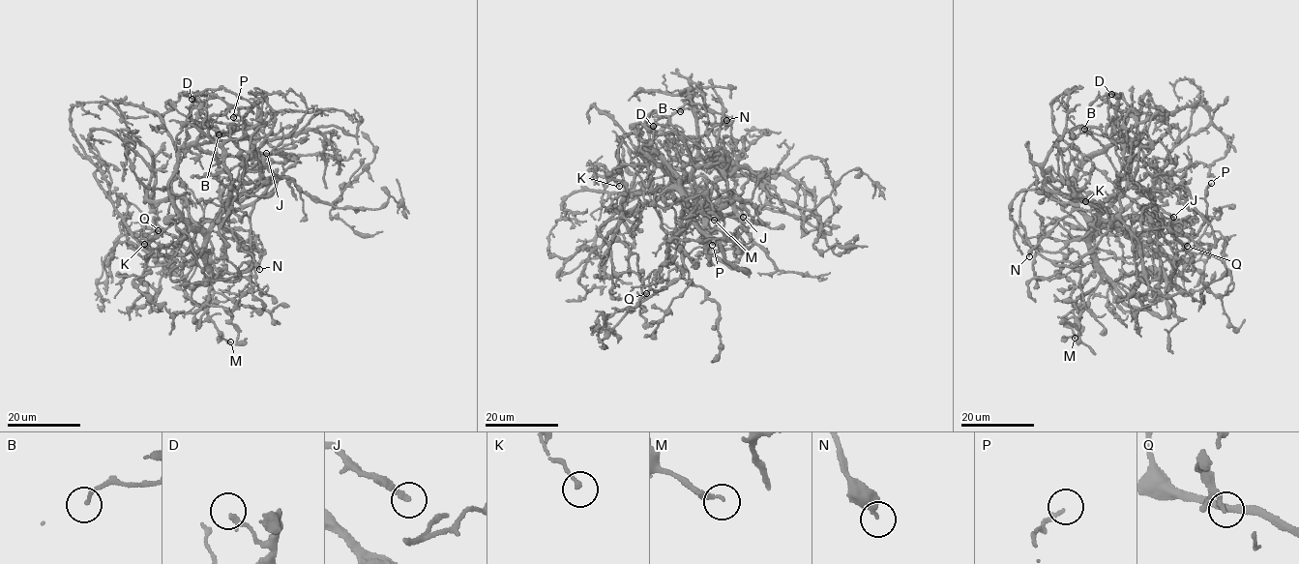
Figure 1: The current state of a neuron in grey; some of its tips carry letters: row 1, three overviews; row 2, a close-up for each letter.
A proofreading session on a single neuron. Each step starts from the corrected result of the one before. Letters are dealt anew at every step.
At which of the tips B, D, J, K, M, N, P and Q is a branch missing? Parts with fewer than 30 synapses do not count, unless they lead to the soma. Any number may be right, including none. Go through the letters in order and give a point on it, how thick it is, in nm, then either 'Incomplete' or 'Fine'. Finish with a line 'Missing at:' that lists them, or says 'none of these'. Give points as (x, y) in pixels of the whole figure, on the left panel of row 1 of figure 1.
B: Place: (219, 134). Thickness 140 nm. Fine
D: Place: (191, 99). Thickness 220 nm. Fine
J: Place: (266, 153). Thickness 160 nm. Fine
K: Place: (144, 244). Thickness 150 nm. Fine
M: Place: (230, 341). Thickness 200 nm. Fine
N: Place: (259, 269). Thickness 360 nm. Fine
P: Place: (233, 117). Thickness 160 nm. Fine
Q: Place: (158, 230). Thickness 130 nm. Fine
Missing at: none of these

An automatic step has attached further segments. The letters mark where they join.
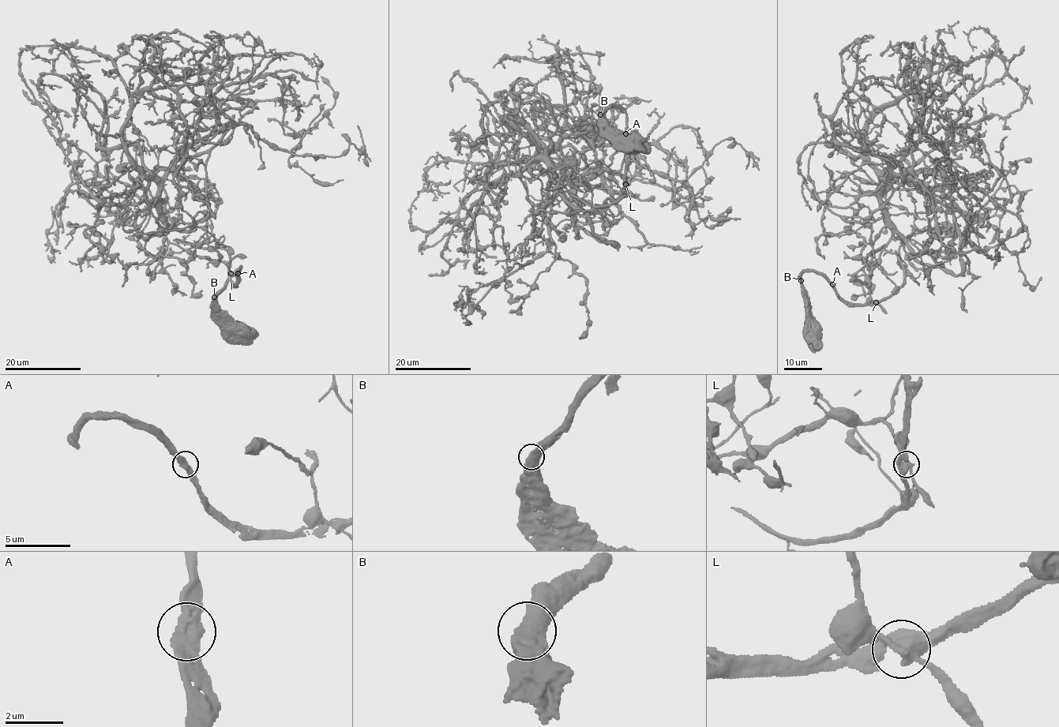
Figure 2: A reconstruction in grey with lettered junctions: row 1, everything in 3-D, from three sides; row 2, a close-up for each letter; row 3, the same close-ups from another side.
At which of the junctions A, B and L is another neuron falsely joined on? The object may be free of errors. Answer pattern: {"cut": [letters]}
{"cut": []}

